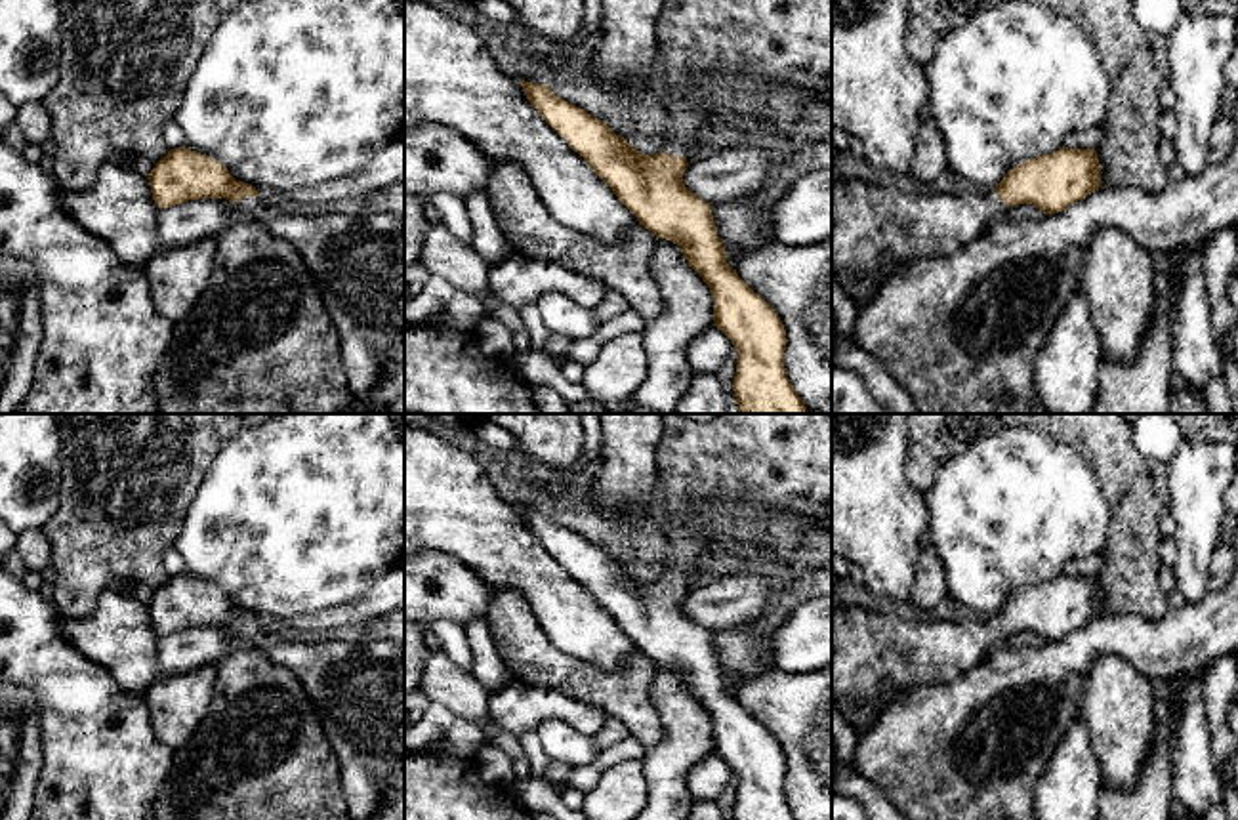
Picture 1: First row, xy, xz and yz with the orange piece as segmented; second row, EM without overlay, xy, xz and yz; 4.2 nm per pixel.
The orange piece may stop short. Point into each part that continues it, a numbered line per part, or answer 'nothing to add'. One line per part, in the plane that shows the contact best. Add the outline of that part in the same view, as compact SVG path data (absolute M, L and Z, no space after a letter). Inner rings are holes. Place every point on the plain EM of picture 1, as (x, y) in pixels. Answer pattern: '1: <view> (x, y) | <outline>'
1: xy (357, 689) | M258 624L240 625L235 635L299 679L340 761L349 818L372 820L391 782L404 774L404 645L389 639L362 643L353 635L292 643L271 637Z

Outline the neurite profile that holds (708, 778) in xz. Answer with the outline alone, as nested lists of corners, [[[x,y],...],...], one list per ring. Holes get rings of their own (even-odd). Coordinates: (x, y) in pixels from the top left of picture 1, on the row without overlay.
[[[710,753],[689,770],[685,784],[694,801],[717,801],[732,776],[732,769],[717,753]]]

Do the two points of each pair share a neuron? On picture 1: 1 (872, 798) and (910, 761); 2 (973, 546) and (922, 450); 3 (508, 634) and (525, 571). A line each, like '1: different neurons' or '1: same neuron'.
1: different neurons
2: different neurons
3: different neurons

